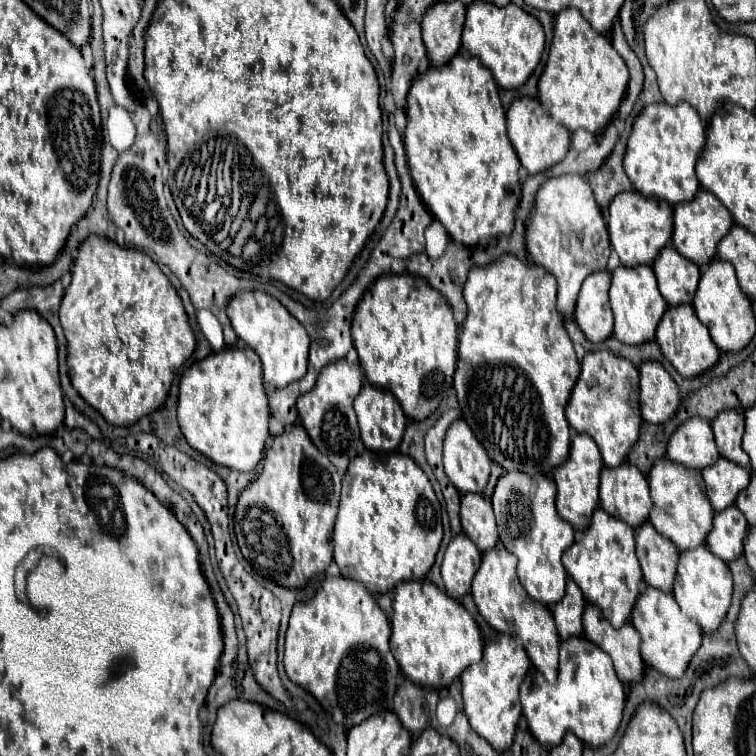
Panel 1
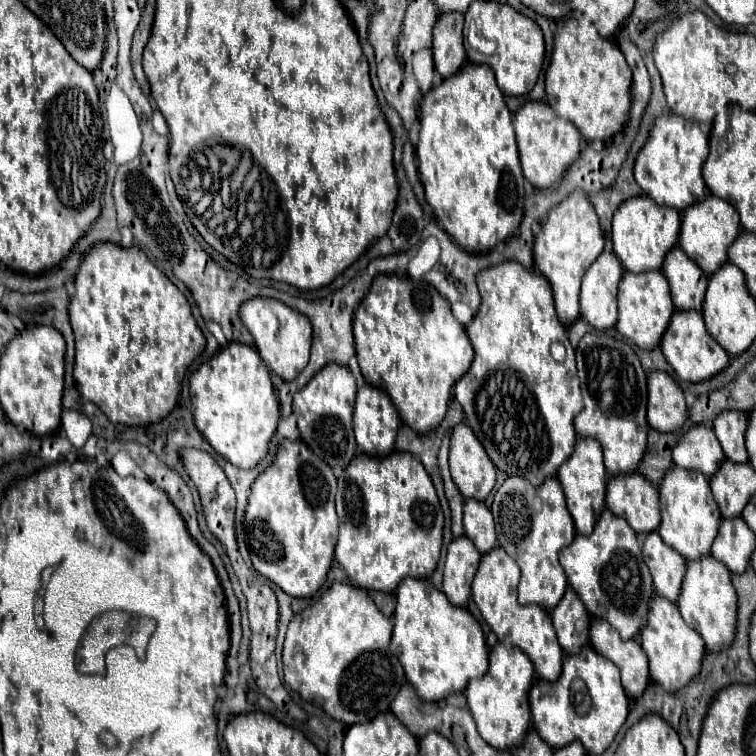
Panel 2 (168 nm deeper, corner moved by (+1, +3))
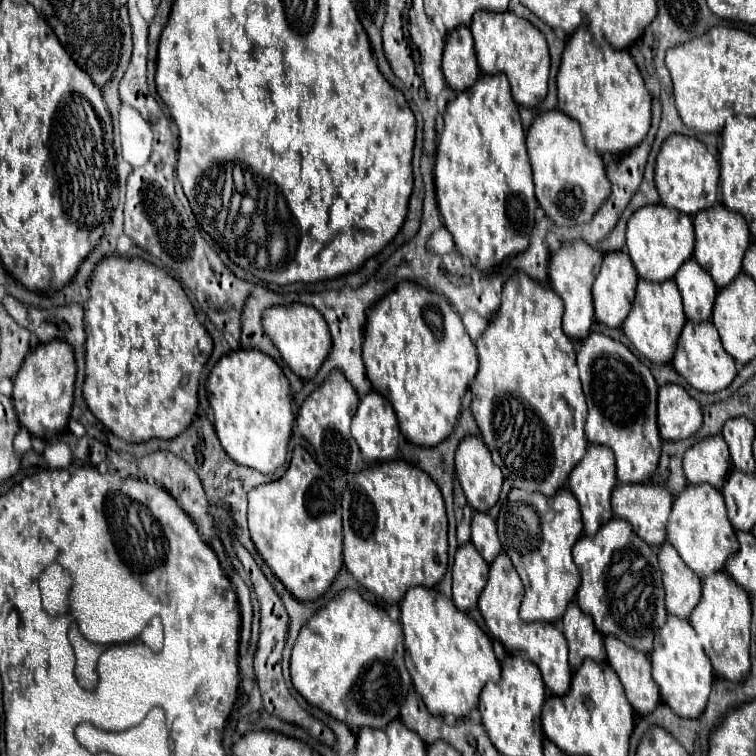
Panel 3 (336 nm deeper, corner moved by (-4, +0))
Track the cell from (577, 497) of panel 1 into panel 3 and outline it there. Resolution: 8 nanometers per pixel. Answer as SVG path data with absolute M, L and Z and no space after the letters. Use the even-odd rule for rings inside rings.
M589 446L585 458L573 468L569 476L569 490L575 494L583 514L583 528L587 536L597 534L597 530L613 518L611 512L611 492L617 486L615 476L615 458L607 446Z

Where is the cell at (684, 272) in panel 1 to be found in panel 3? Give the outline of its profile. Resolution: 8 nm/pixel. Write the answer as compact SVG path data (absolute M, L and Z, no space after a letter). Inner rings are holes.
M693 258L685 262L679 272L675 274L675 282L681 290L683 296L683 306L685 306L685 316L693 322L703 322L711 320L713 312L713 302L717 298L717 286Z

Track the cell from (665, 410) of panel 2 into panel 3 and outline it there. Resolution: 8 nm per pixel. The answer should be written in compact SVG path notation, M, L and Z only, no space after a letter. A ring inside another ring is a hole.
M665 384L659 388L657 426L663 440L685 440L693 436L703 424L701 408L685 388L677 384Z

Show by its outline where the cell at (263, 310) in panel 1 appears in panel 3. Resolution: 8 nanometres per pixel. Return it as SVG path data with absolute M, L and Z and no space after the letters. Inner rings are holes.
M305 304L273 306L273 308L265 310L265 314L263 314L263 328L271 336L275 346L279 348L279 352L281 352L283 360L289 364L289 368L305 380L315 378L315 374L319 372L321 364L325 362L325 358L329 356L331 346L333 346L329 326L327 326L325 318L321 316L321 312L315 310L313 306L305 306Z

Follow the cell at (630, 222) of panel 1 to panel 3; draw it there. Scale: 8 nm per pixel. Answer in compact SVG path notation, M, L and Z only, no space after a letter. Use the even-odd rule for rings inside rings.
M655 204L655 206L645 206L639 208L637 212L633 212L633 216L629 218L627 224L627 250L629 256L637 268L639 278L649 280L649 282L665 282L665 278L673 278L673 274L677 274L677 270L681 268L681 262L687 262L693 256L693 222L687 214L681 214L679 210L669 210L663 204Z

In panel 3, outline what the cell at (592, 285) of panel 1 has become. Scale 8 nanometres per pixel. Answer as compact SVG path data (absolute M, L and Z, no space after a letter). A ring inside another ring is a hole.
M609 252L603 256L603 264L601 264L601 272L593 284L593 302L595 302L595 320L609 326L609 328L621 328L631 304L633 304L633 294L637 288L637 272L635 266L629 258L627 252Z

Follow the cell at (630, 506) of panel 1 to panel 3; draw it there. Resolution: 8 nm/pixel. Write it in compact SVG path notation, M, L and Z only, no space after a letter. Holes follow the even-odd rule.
M619 484L613 492L611 504L613 504L613 514L617 518L627 520L633 526L633 530L637 532L637 536L641 536L649 546L659 546L661 542L667 540L665 526L667 526L667 518L671 512L673 496L669 494L669 490L665 486L659 486L659 484Z

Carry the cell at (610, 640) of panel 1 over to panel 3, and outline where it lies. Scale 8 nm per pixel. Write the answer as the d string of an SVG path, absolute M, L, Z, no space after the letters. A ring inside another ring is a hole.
M605 638L607 662L621 678L627 698L637 714L651 714L659 702L659 688L651 678L649 656L625 646L621 640Z

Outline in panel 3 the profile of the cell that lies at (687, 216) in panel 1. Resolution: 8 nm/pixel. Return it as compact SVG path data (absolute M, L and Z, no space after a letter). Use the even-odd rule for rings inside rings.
M717 204L709 210L701 210L699 214L695 214L693 226L695 226L695 238L697 238L693 258L713 276L719 288L725 288L729 282L733 282L733 278L737 278L737 274L741 274L741 260L745 250L751 244L751 234L745 218Z

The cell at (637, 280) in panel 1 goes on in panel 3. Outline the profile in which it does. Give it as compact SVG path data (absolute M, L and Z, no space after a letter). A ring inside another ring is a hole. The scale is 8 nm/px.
M639 280L633 308L627 316L627 320L623 322L623 332L647 360L661 364L661 362L671 362L675 346L677 346L677 338L679 338L685 322L687 322L687 318L683 312L681 294L673 280L665 280L665 282Z

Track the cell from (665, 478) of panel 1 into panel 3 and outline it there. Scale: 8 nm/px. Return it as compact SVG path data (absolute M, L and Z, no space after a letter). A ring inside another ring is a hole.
M689 484L685 492L675 498L667 524L667 540L675 546L679 556L699 578L723 570L727 558L739 550L735 530L727 518L721 492L709 484L699 484L699 486Z

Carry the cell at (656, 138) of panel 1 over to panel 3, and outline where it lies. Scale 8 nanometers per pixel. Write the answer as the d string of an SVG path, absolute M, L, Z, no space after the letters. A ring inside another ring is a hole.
M671 134L665 140L665 144L661 146L661 152L657 156L655 186L659 190L663 206L675 208L675 210L681 210L681 212L693 216L699 210L707 210L709 206L715 206L715 202L717 202L719 162L705 148L703 142L699 142L691 136Z

